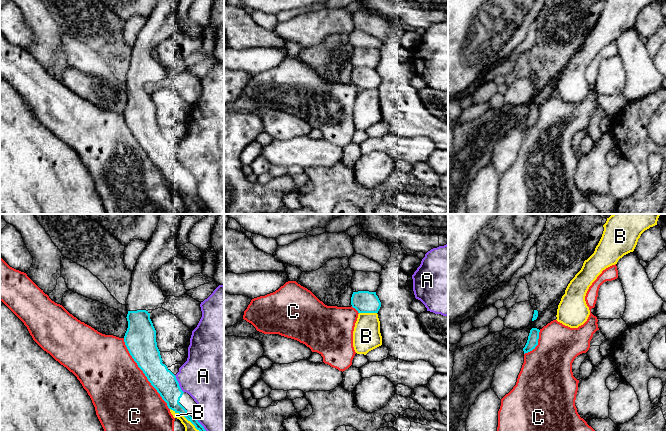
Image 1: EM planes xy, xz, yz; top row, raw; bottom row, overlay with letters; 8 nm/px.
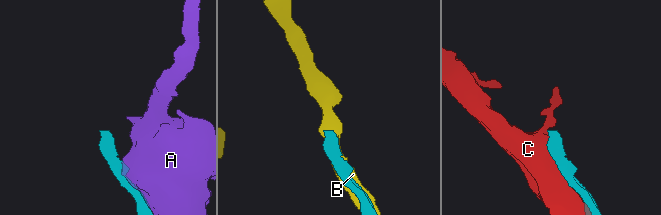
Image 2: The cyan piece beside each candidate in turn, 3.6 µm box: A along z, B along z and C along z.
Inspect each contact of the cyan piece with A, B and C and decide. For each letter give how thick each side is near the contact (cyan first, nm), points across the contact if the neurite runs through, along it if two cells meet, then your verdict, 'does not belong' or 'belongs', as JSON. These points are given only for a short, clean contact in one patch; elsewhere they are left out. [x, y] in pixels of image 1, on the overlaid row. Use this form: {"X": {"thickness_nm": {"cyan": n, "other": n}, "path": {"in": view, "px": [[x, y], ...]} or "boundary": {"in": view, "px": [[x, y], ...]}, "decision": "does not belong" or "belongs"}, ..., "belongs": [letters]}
{"A": {"thickness_nm": {"cyan": 190, "other": 420}, "decision": "does not belong"}, "B": {"thickness_nm": {"cyan": 170, "other": 70}, "decision": "does not belong"}, "C": {"thickness_nm": {"cyan": 240, "other": 480}, "decision": "does not belong"}, "belongs": []}

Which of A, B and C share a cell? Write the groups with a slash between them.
A / B / C

